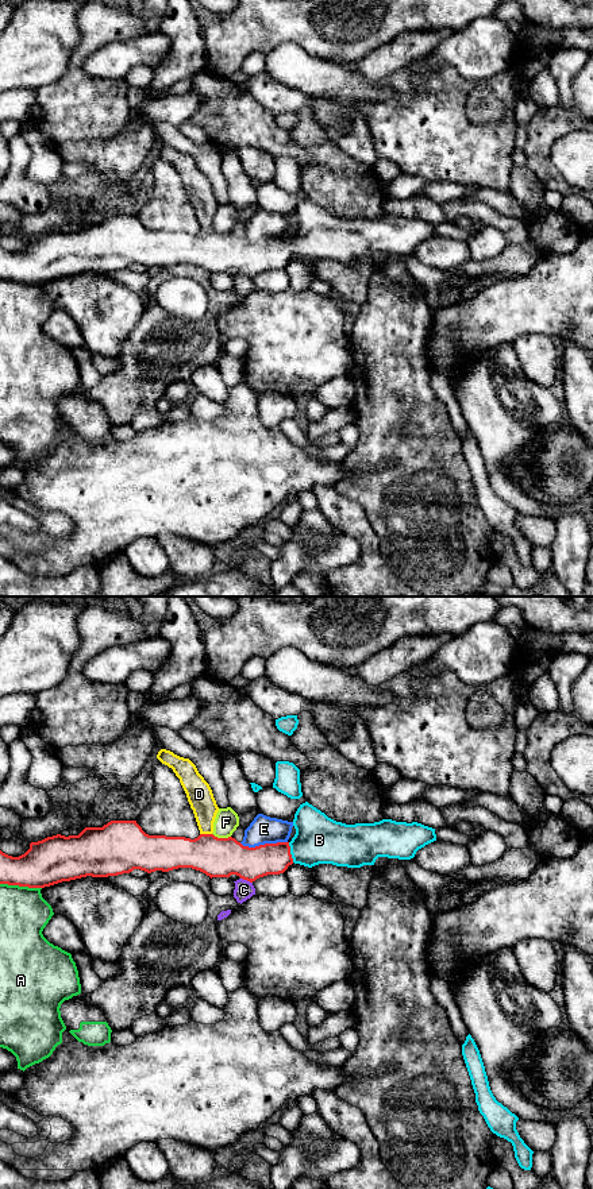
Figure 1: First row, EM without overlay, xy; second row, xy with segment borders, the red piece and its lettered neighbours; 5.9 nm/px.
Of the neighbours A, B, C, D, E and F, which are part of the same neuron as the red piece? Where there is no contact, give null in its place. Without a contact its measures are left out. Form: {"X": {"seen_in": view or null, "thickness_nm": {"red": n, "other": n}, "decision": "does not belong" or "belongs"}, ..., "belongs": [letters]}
{"A": {"seen_in": "xy", "thickness_nm": {"red": 280, "other": 280}, "decision": "does not belong"}, "B": {"seen_in": "xy", "thickness_nm": {"red": 190, "other": 280}, "decision": "belongs"}, "C": {"seen_in": "xy", "thickness_nm": {"red": 240, "other": 110}, "decision": "does not belong"}, "D": {"seen_in": "xy", "thickness_nm": {"red": 240, "other": 150}, "decision": "does not belong"}, "E": {"seen_in": "xy", "thickness_nm": {"red": 220, "other": 160}, "decision": "does not belong"}, "F": {"seen_in": "xy", "thickness_nm": {"red": 240, "other": 140}, "decision": "does not belong"}, "belongs": ["B"]}

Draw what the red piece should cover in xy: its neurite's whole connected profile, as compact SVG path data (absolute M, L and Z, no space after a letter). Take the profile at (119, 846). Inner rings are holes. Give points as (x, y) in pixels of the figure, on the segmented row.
M308 802L297 808L293 826L296 834L290 842L249 848L232 837L217 838L213 834L200 834L190 839L149 835L136 821L111 821L103 827L85 827L78 835L57 834L31 842L30 849L19 857L8 856L0 850L0 884L45 888L86 876L108 877L130 873L134 869L151 873L178 868L192 868L211 879L236 875L253 883L267 875L284 873L293 862L308 868L319 864L361 868L374 865L378 857L411 860L419 849L436 841L435 829L417 822L382 819L374 823L346 825L328 818Z

